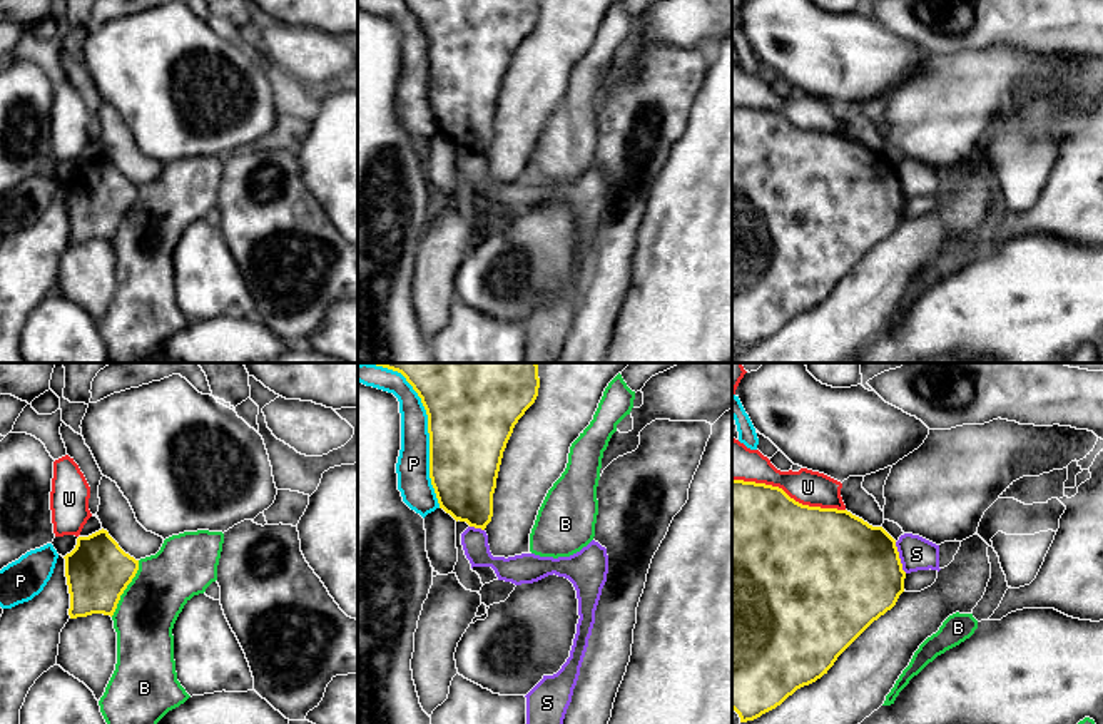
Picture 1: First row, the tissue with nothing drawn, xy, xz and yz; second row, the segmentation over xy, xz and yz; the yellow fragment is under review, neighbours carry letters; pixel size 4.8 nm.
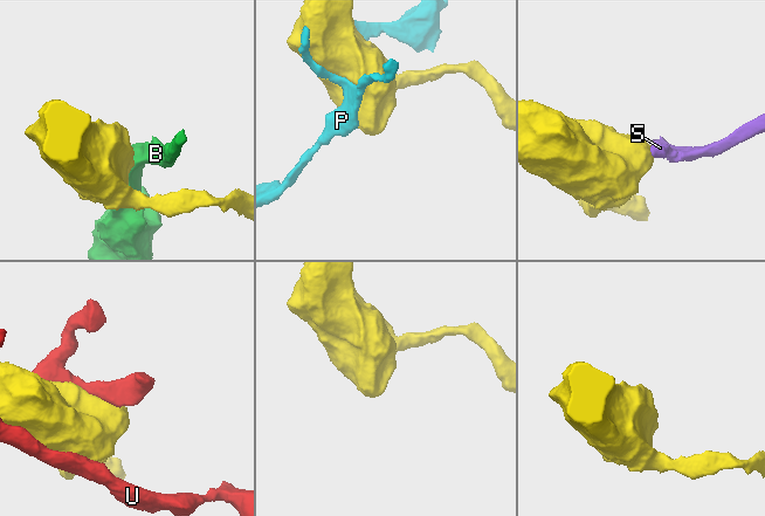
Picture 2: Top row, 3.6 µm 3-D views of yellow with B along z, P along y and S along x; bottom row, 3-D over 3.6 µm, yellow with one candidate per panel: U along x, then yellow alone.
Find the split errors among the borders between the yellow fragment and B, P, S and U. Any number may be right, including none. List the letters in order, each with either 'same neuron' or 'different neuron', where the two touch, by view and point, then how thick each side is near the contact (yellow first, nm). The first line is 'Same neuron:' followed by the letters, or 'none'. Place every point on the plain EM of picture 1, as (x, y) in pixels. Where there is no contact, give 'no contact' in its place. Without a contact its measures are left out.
Same neuron: none
B: different neuron | xy (126, 213) | 320/280 nm
P: different neuron | xz (430, 67) | 420/160 nm
S: different neuron | yz (898, 183) | 500/160 nm
U: different neuron | yz (787, 121) | 500/170 nm

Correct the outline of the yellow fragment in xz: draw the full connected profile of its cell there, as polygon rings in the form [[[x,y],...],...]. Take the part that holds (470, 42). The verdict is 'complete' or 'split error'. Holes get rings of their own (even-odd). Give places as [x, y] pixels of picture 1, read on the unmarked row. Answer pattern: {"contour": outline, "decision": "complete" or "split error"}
{"contour": [[[403,0],[428,40],[430,104],[440,134],[456,147],[485,156],[493,142],[493,119],[515,50],[535,28],[538,0]]], "decision": "complete"}

